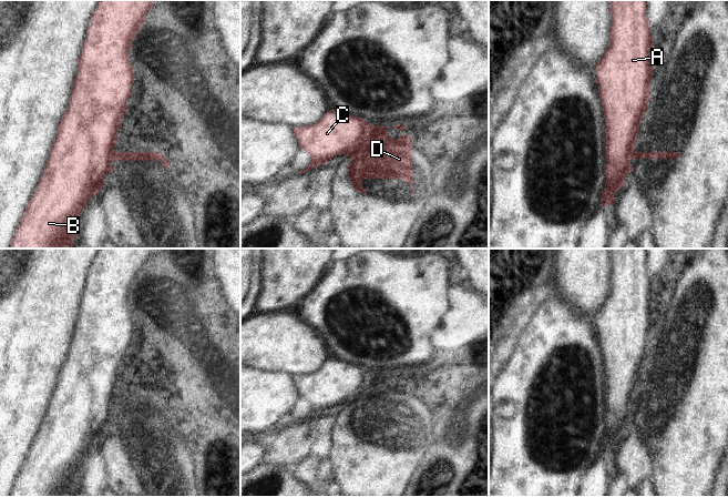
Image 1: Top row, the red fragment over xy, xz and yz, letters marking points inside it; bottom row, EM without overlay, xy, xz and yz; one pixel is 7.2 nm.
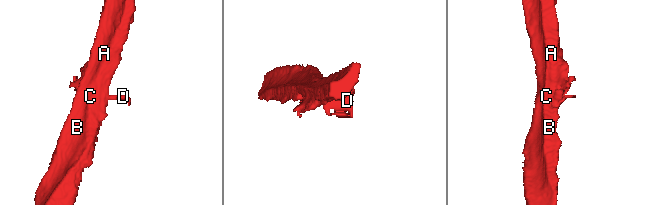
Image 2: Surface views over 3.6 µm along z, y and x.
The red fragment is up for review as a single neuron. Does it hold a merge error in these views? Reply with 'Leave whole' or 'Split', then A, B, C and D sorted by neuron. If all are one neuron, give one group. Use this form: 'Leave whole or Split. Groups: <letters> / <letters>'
Split. Groups: A B C / D

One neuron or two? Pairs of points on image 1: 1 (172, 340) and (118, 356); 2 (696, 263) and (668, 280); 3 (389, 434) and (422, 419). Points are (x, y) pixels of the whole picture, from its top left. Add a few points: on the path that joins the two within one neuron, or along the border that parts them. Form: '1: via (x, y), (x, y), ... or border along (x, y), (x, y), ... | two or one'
1: border along (133, 328), (126, 358), (152, 359) | two
2: border along (685, 260), (677, 281), (660, 287) | two
3: via (397, 426), (401, 422), (414, 419) | one

